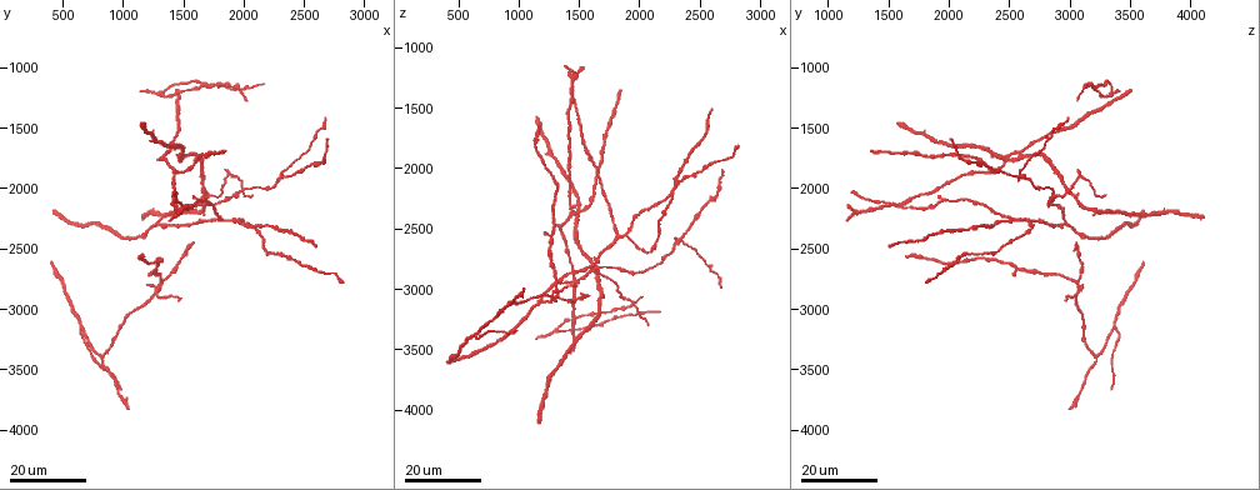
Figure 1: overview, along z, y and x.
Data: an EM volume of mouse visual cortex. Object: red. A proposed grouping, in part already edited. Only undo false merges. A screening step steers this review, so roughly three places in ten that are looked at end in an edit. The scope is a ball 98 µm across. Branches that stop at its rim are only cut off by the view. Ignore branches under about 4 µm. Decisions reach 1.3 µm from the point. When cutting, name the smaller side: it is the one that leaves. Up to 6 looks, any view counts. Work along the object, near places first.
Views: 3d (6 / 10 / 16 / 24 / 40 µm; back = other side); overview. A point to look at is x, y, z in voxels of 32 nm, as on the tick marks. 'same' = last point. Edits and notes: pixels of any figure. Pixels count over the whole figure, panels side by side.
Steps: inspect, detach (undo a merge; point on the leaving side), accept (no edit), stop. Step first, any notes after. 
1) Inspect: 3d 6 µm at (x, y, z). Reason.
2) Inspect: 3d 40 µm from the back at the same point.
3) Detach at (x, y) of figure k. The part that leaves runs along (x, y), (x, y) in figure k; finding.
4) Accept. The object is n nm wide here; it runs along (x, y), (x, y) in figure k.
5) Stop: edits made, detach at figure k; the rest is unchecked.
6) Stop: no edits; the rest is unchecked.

Inspect: 3d 16 µm at (1260, 2880, 3040). A fork.

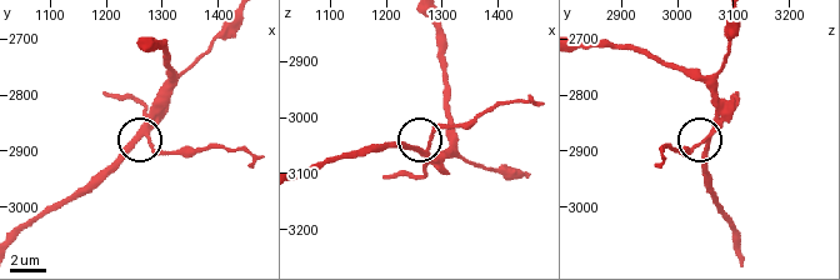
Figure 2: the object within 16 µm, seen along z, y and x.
Inspect: 3d 10 µm at (1265, 2870, 3060).

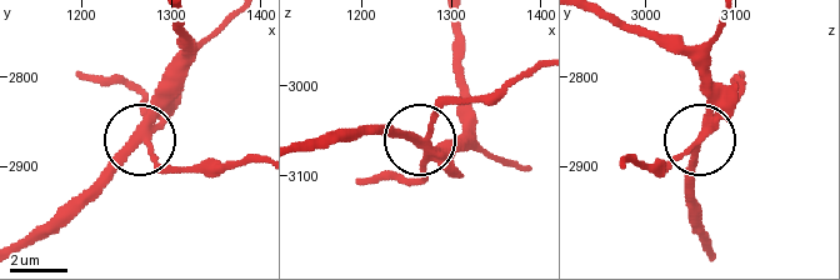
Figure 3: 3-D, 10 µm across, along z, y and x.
Accept. The object is 260 nm wide here; continuous, no second cell.

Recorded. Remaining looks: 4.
Inspect: 3d 24 µm at (640, 3160, 3380).

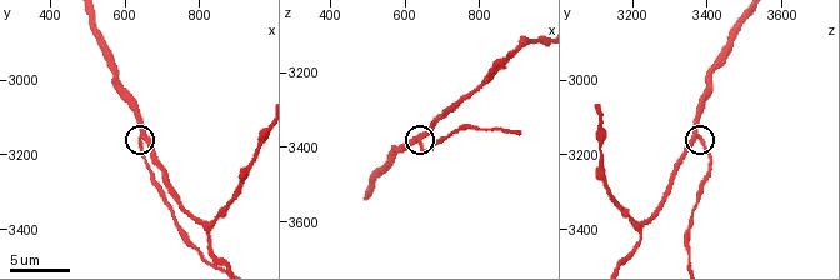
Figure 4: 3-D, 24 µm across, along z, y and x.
Inspect: 3d 6 µm at (650, 3140, 3380). Closer look.

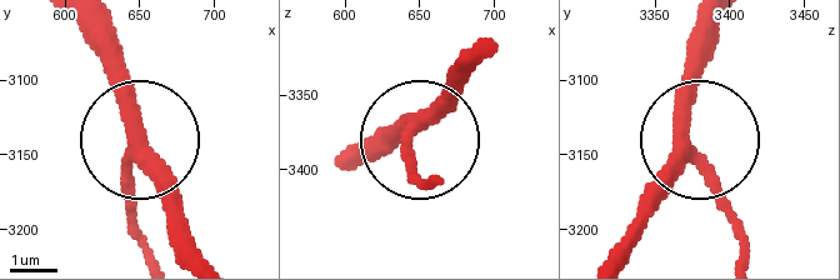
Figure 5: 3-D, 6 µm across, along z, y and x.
Accept. The object is 290 nm wide here; continuous, no second cell.

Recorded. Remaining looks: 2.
Inspect: 3d 24 µm at (1340, 1220, 3300).

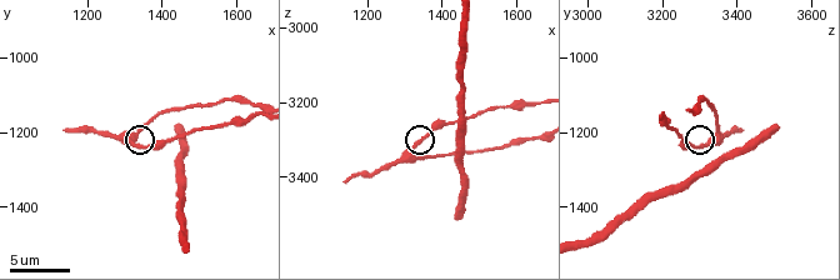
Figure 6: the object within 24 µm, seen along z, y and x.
Inspect: 3d 6 µm at (1340, 1240, 3310).

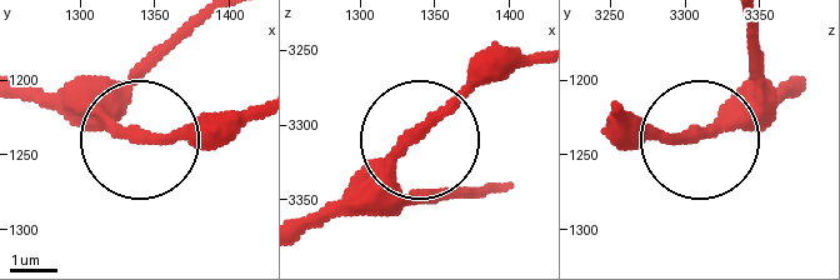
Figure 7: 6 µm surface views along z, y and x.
Accept. All the same cell.

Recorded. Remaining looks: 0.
Stop: no edits; the rest is unchecked.

